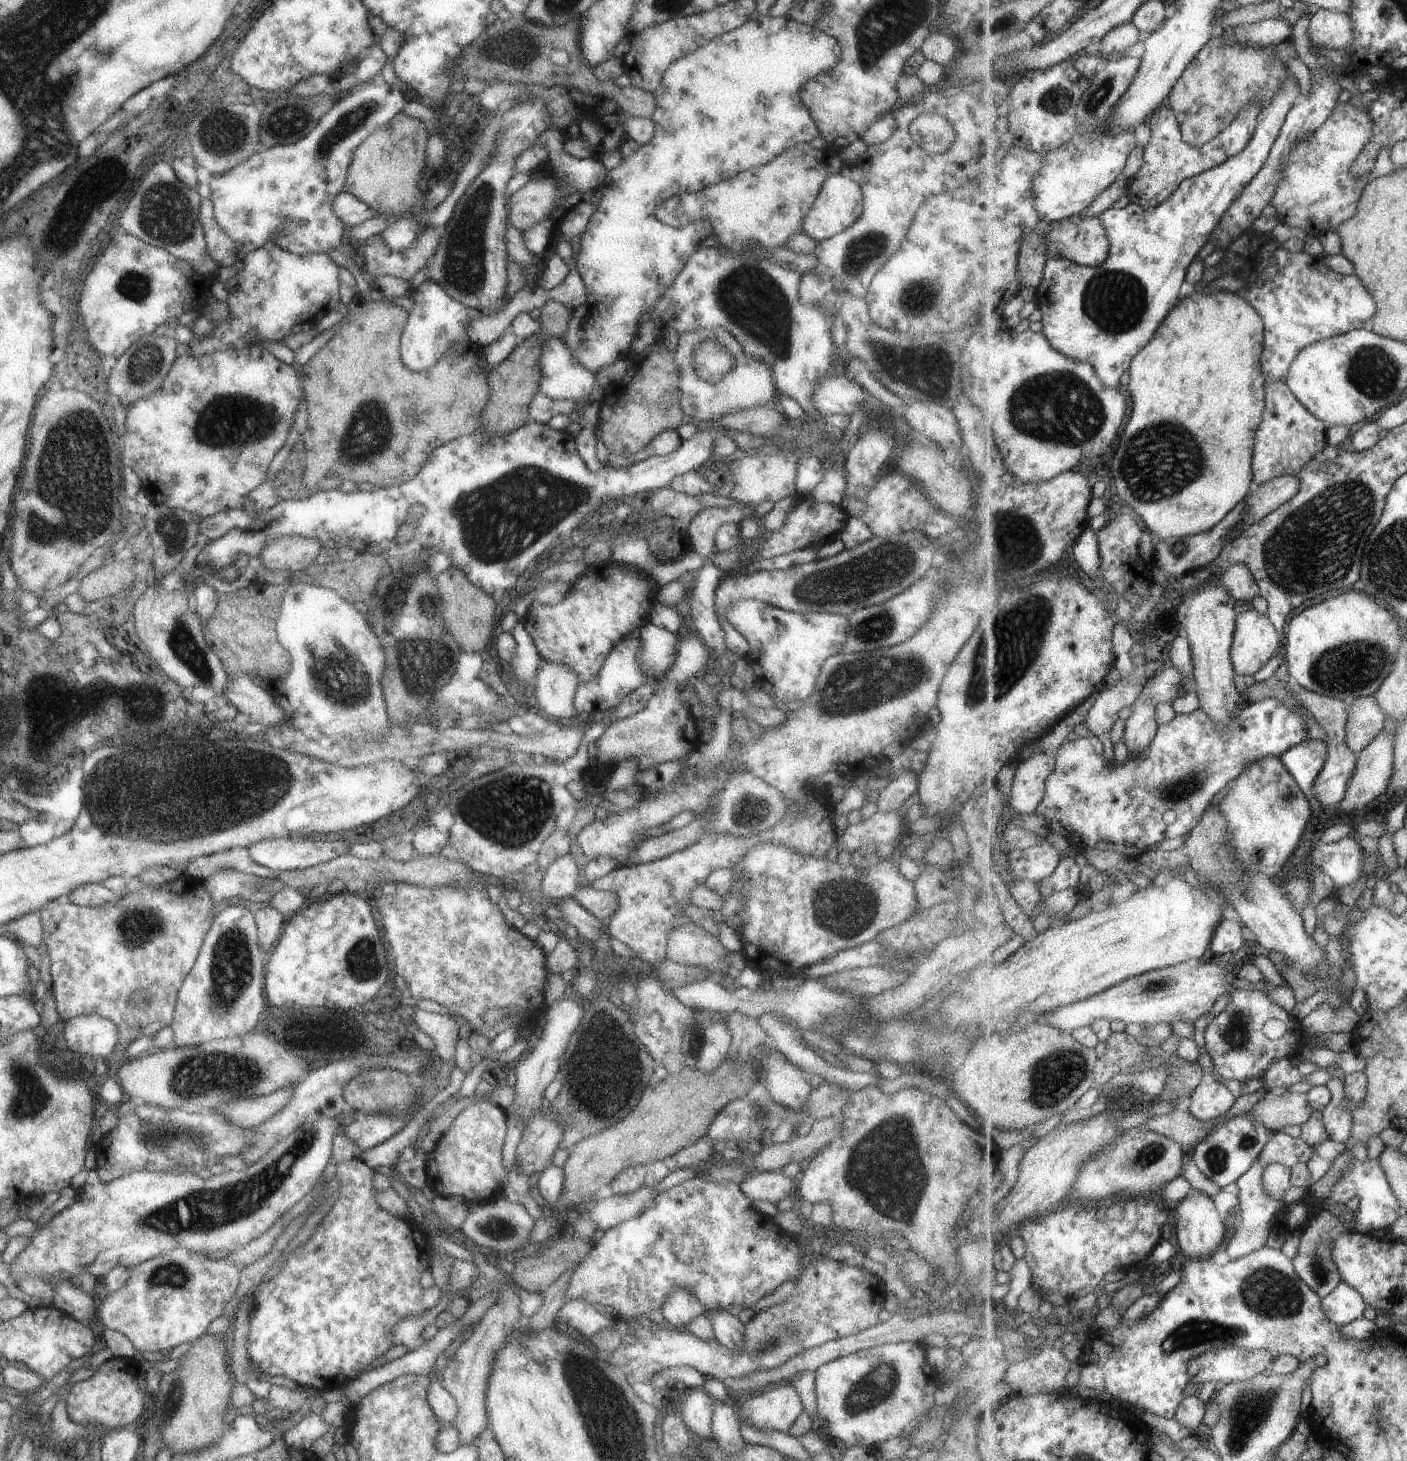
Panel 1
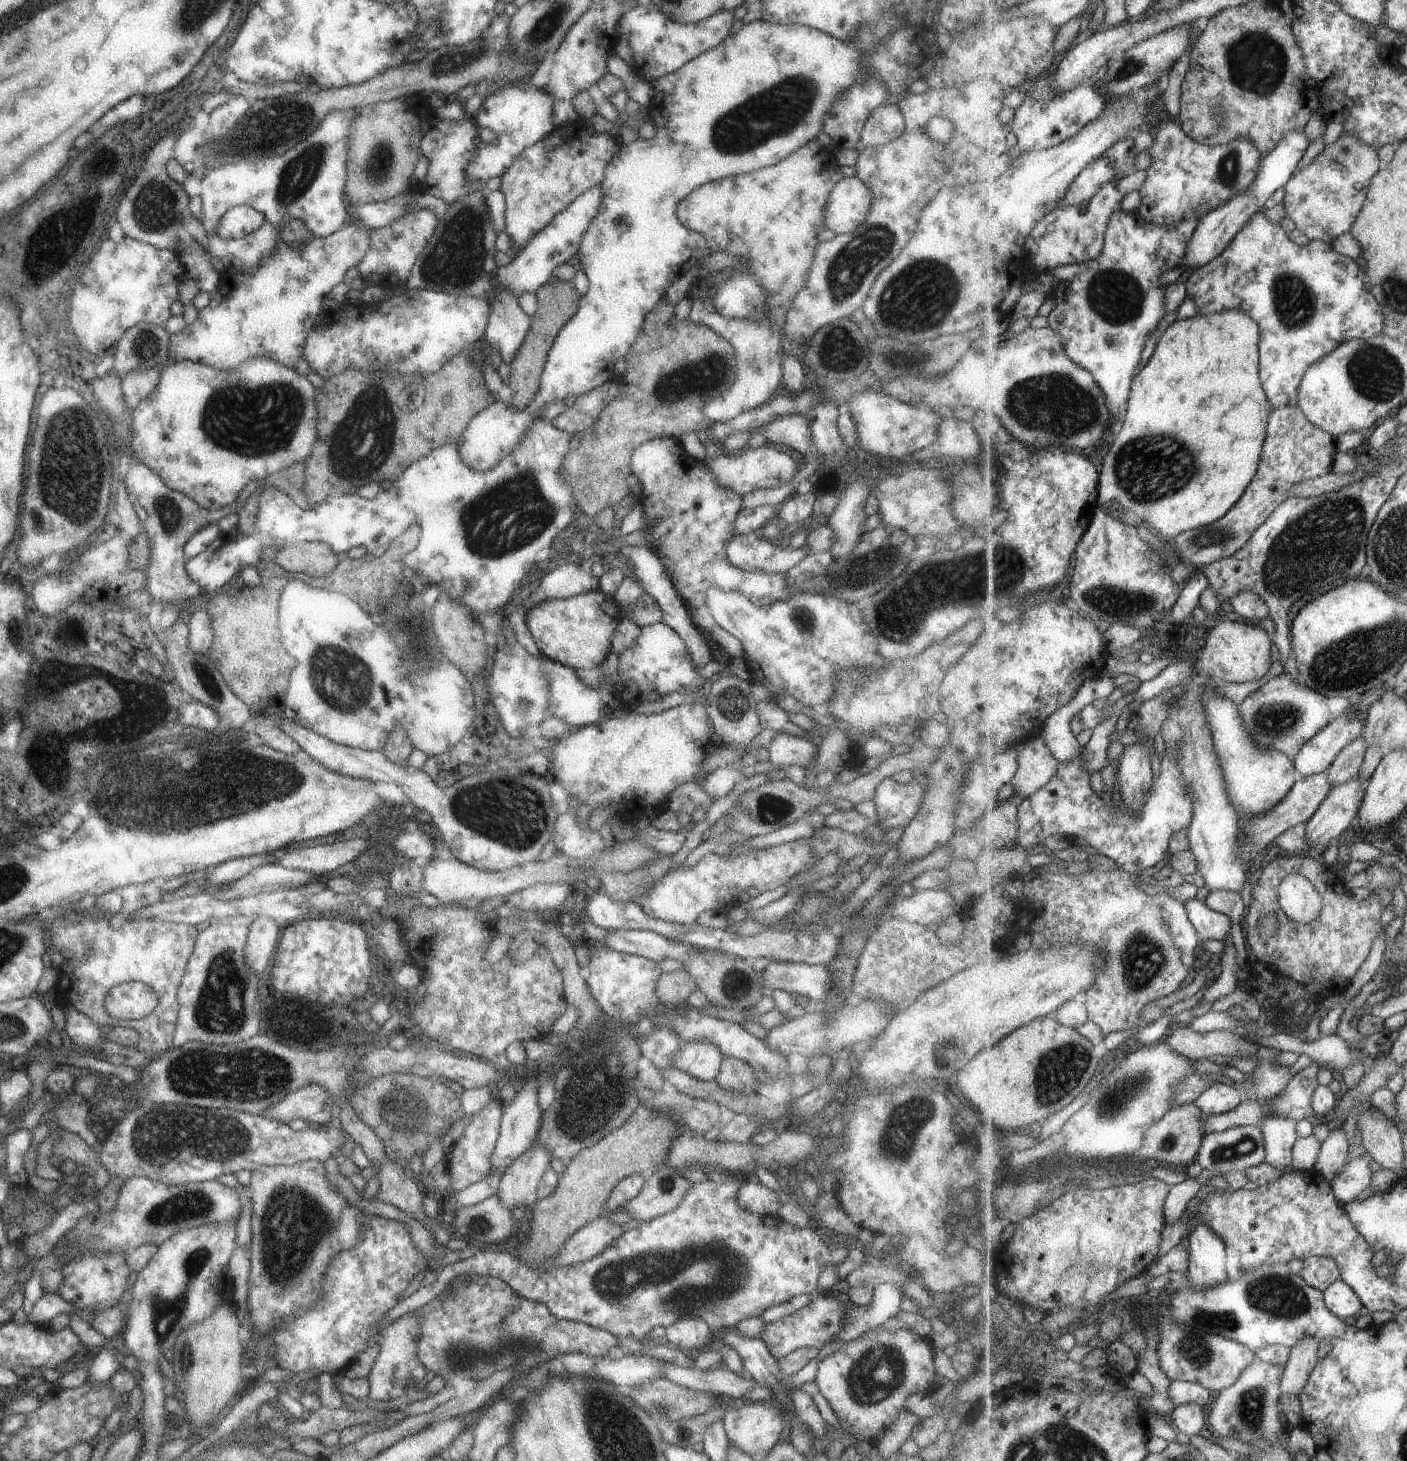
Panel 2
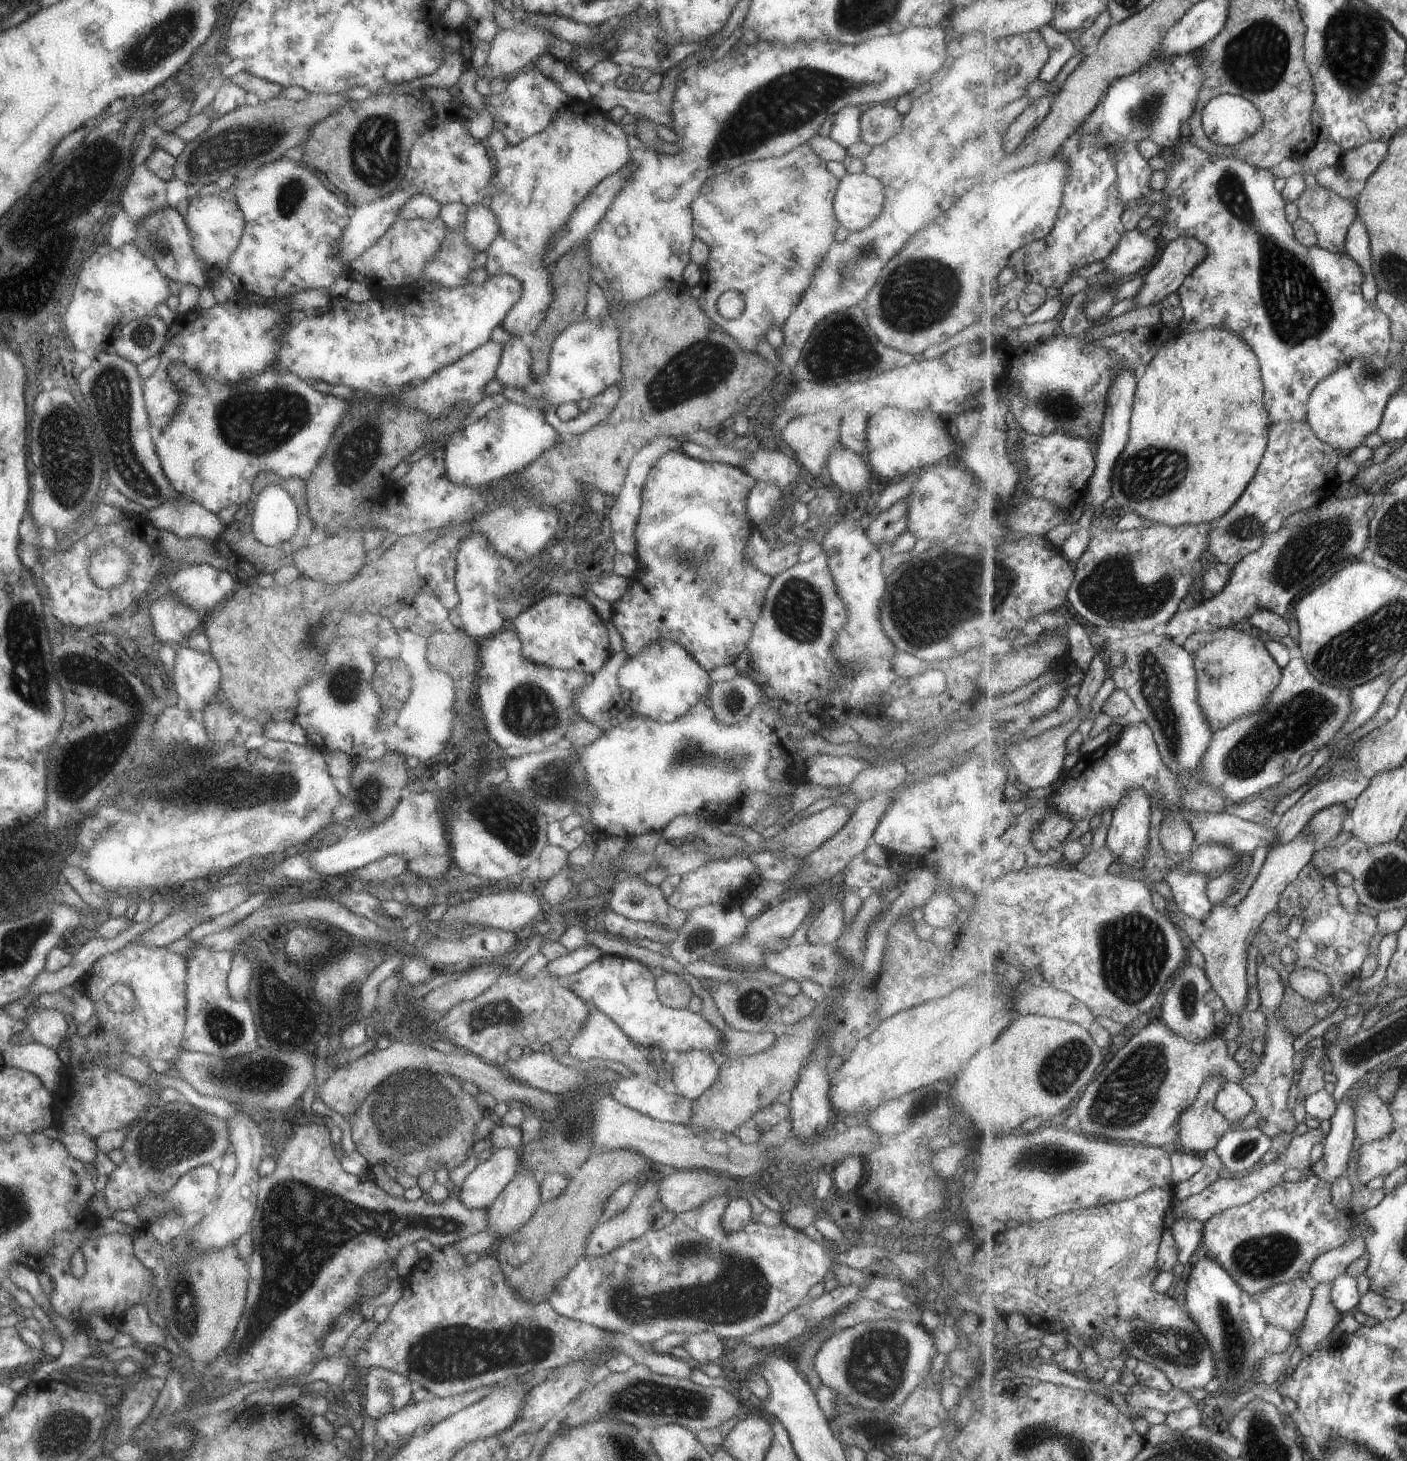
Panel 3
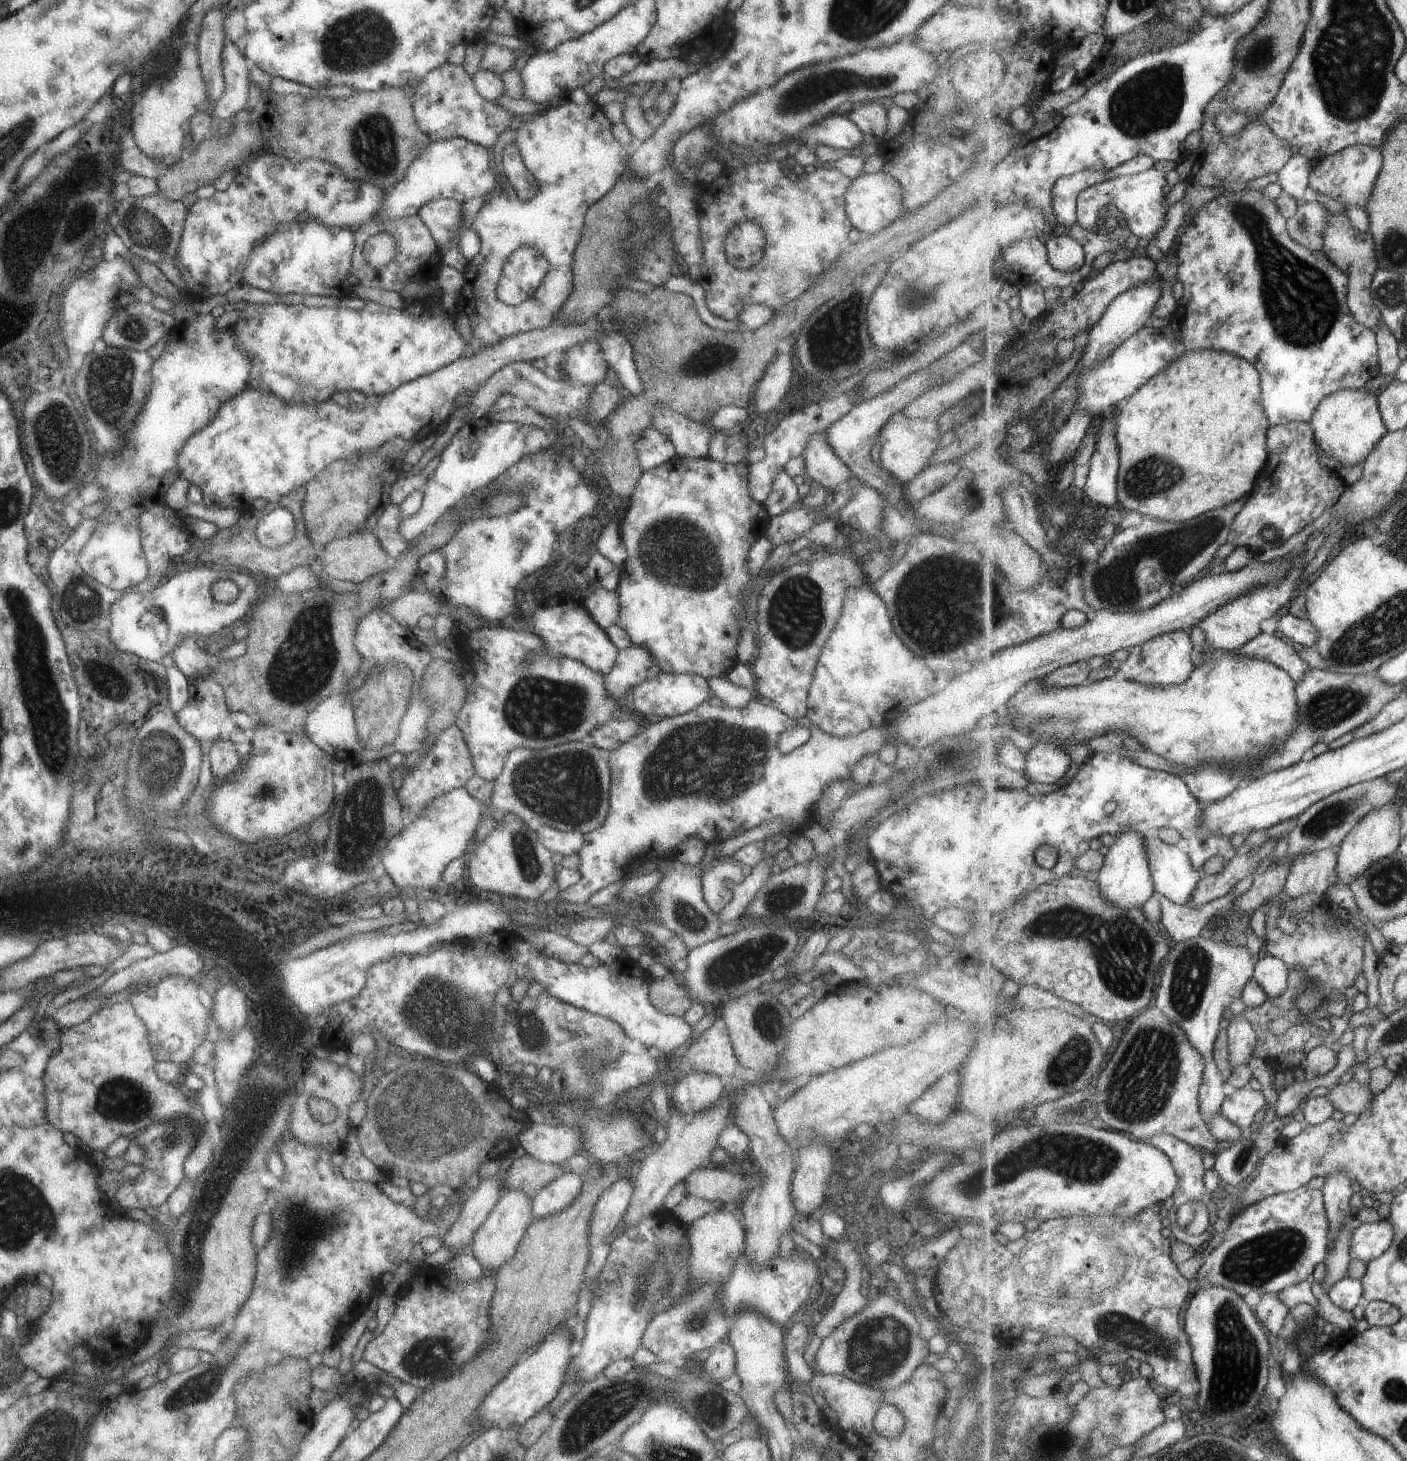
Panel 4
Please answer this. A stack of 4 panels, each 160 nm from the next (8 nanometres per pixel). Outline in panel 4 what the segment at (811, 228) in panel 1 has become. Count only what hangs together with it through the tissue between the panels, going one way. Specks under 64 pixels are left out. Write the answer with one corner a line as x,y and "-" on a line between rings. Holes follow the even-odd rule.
883,171
871,174
861,172
852,178
843,195
846,219
861,235
870,236
884,229
895,219
899,219
902,214
901,191
901,185
897,179
890,177

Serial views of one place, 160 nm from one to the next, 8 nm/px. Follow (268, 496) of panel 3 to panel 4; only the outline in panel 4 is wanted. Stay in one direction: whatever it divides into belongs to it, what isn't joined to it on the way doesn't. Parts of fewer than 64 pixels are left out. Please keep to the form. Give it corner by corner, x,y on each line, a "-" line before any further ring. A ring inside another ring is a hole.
286,508
265,511
259,518
255,530
257,542
266,547
279,548
294,537
294,518

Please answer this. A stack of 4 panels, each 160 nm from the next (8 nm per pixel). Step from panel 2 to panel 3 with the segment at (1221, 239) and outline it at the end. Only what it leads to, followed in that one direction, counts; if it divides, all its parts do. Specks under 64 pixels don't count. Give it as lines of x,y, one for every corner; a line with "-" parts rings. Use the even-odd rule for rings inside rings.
1179,237
1170,241
1167,246
1164,248
1164,251
1160,255
1159,261
1156,262
1156,265
1145,275
1144,283
1140,288
1140,291
1134,297
1135,306
1133,309
1142,309
1146,306
1155,306
1160,305
1161,302
1165,300
1170,294
1177,293
1178,288
1183,284
1184,280
1187,280
1187,277
1190,275
1190,272
1207,256
1207,247
1202,244
1200,240
1197,239
1188,239
1185,237

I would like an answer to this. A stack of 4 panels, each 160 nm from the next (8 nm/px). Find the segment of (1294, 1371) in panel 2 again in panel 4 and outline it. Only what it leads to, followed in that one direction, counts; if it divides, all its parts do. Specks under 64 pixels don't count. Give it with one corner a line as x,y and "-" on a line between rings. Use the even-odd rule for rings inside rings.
1353,1216
1340,1231
1335,1241
1331,1242
1331,1248
1328,1251
1328,1257
1325,1262
1328,1266
1328,1275
1326,1281
1321,1283
1324,1290
1331,1288
1339,1279
1347,1277
1350,1262
1353,1260
1351,1248
1353,1248
1353,1237
1351,1232
1355,1232
1361,1222

